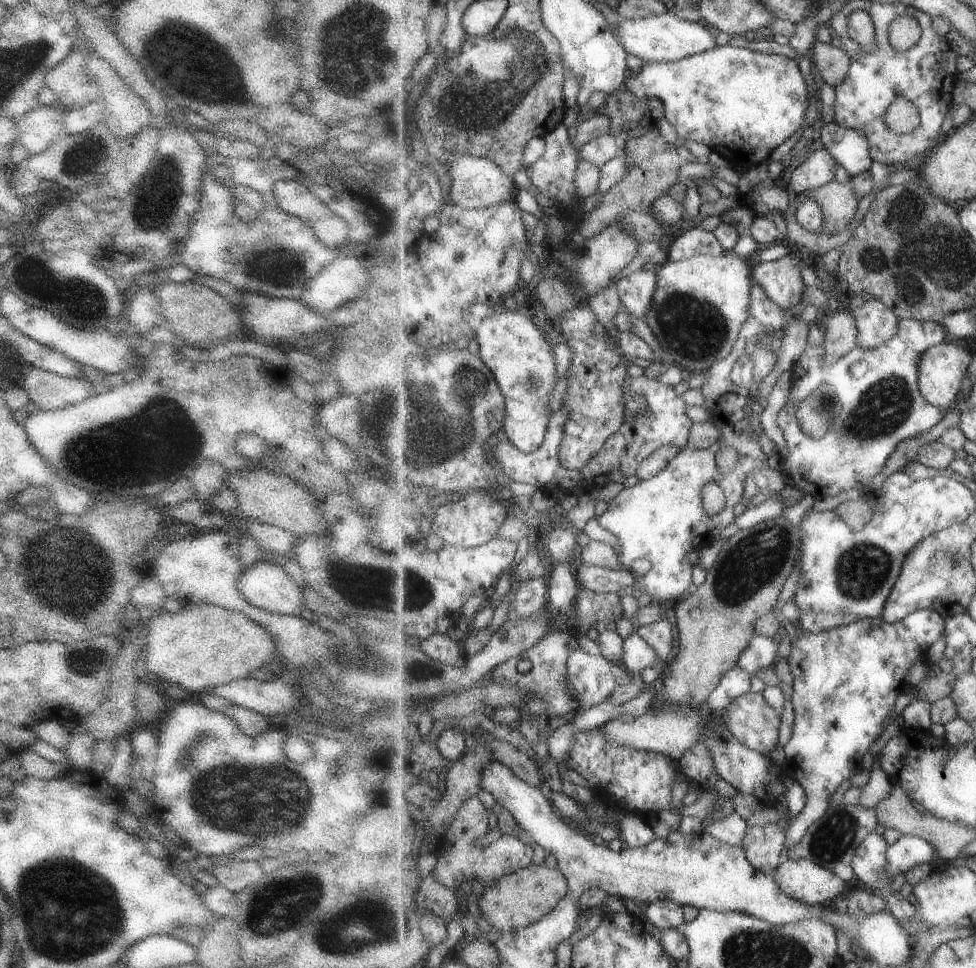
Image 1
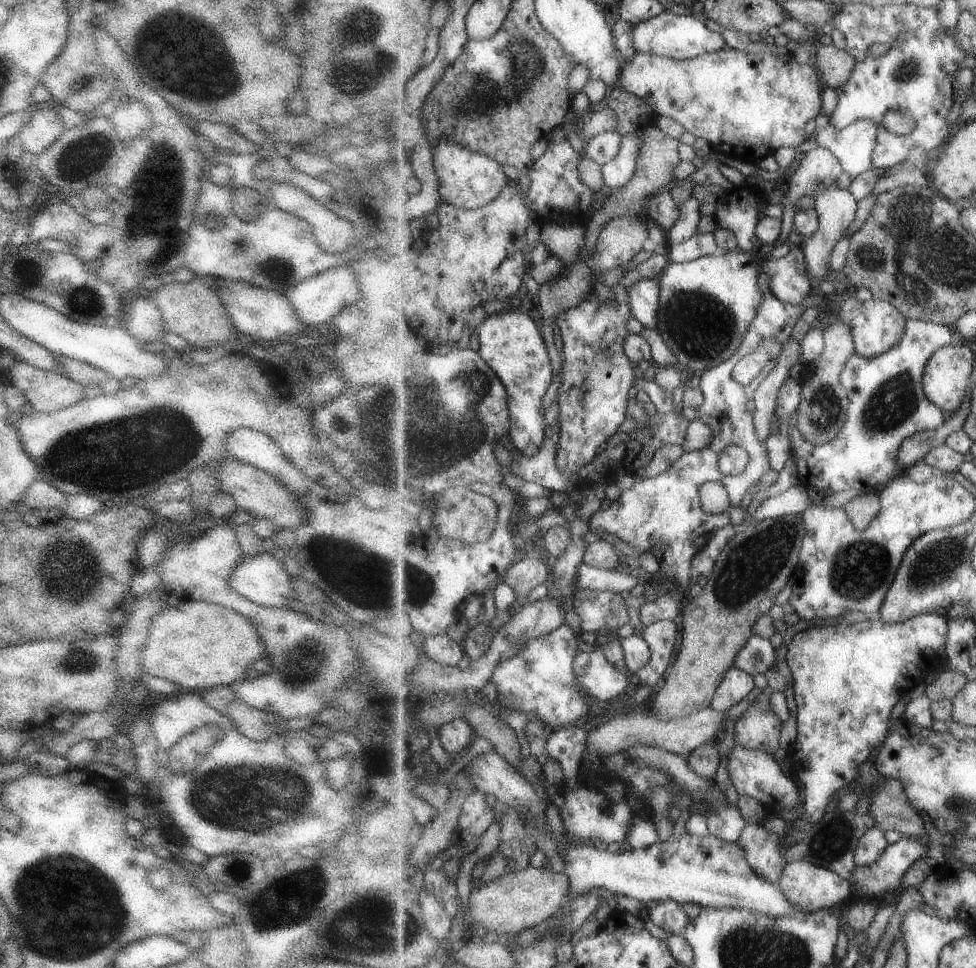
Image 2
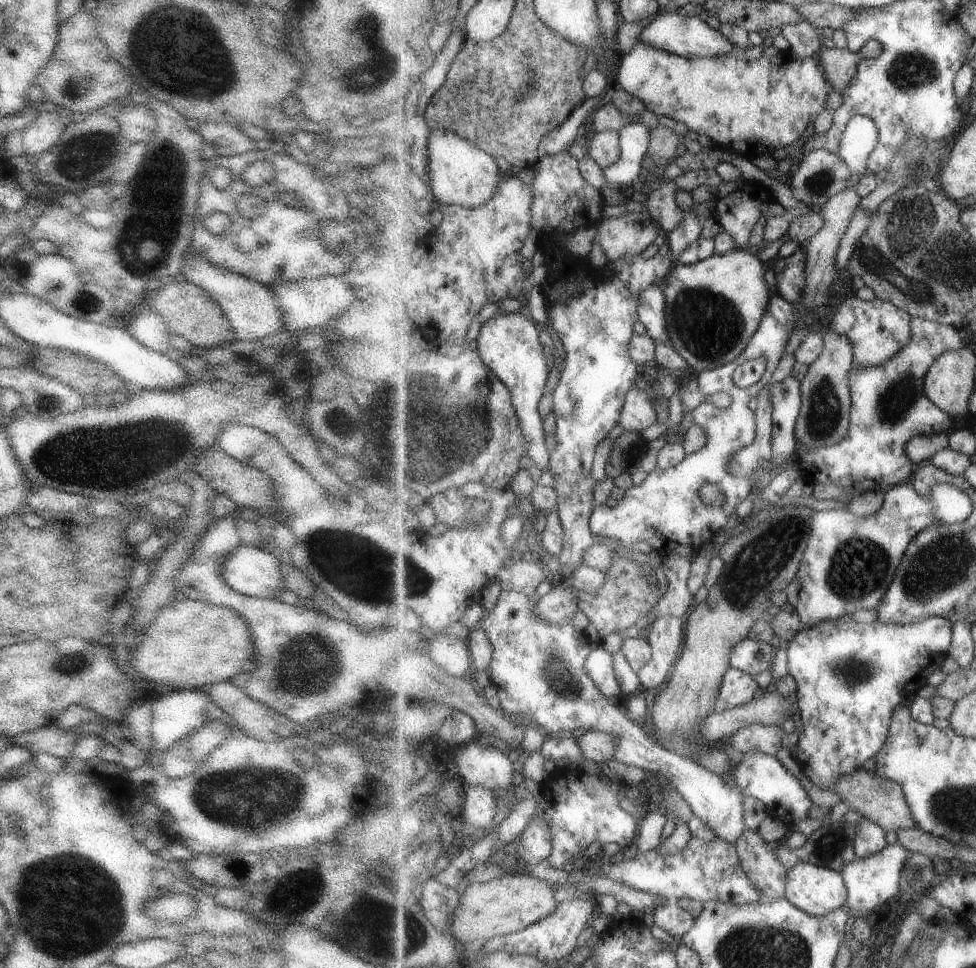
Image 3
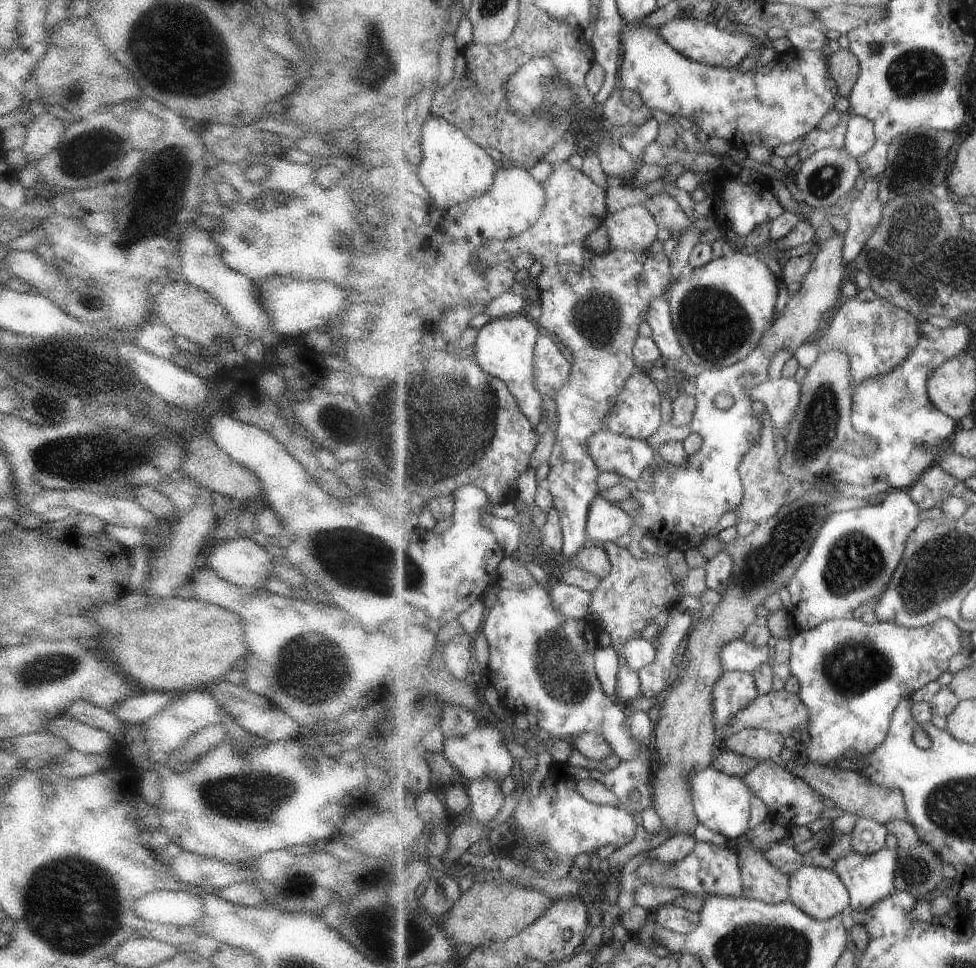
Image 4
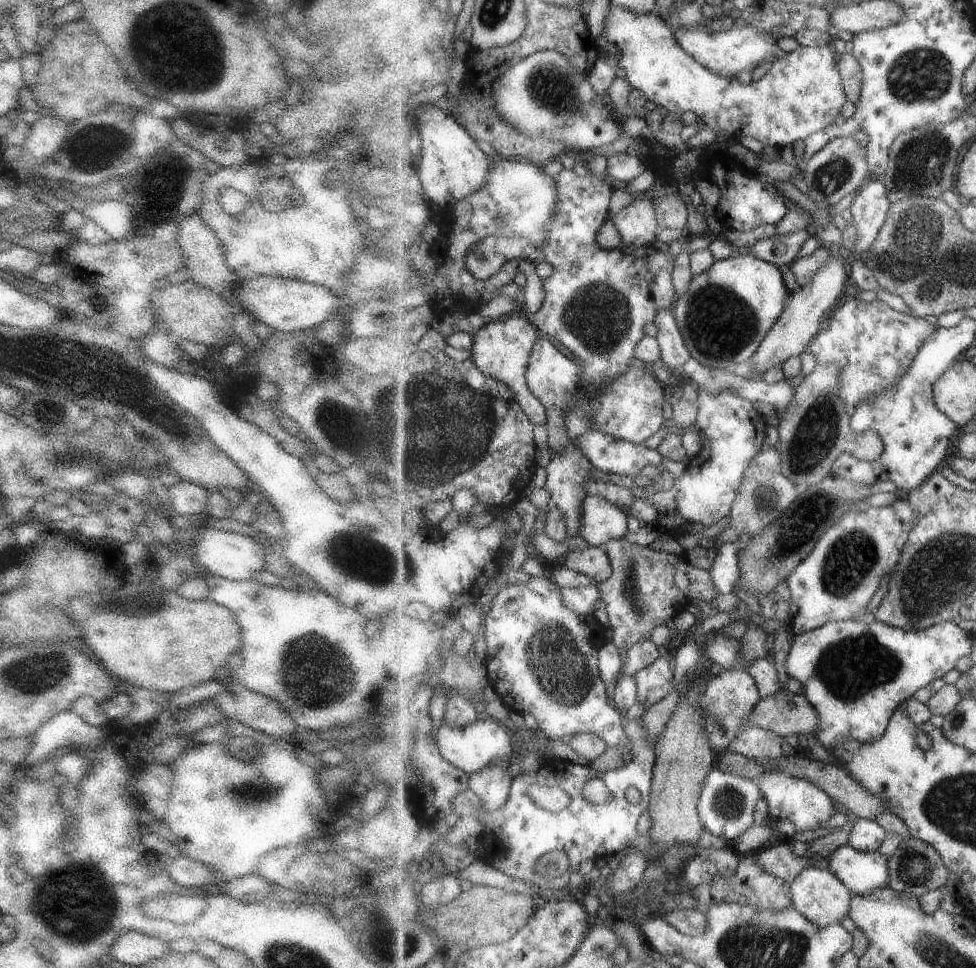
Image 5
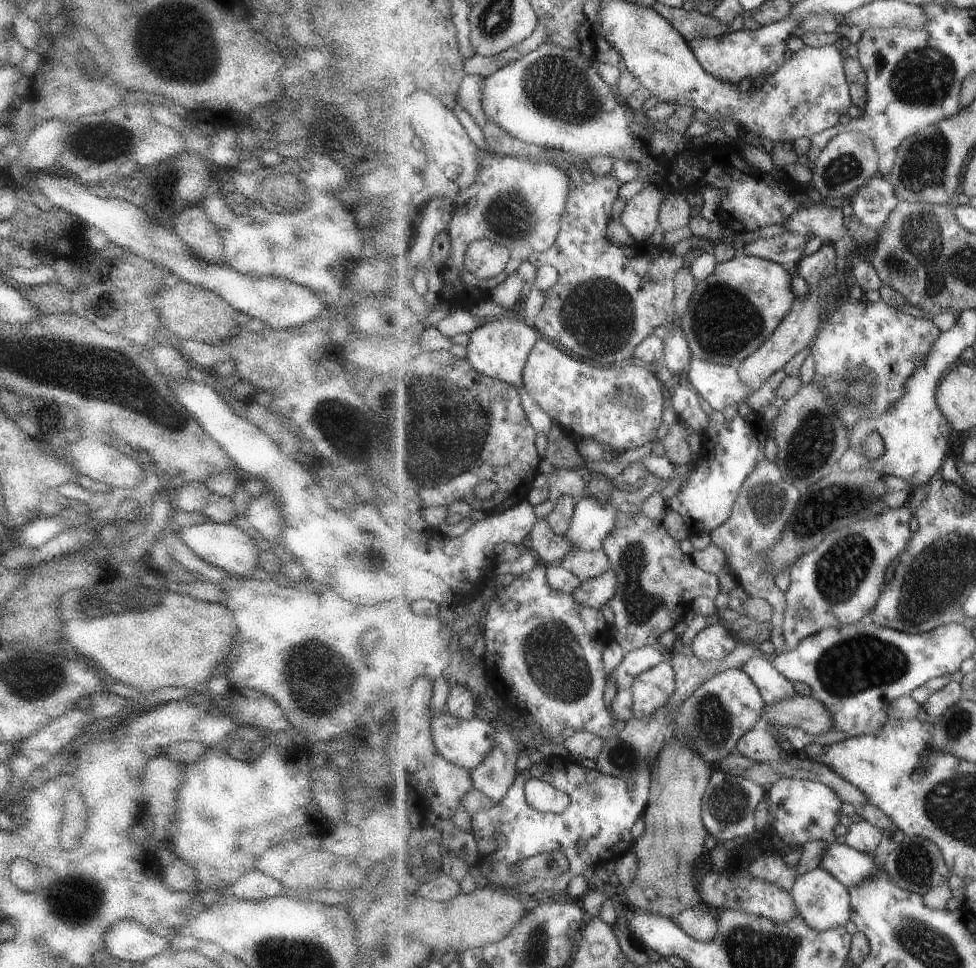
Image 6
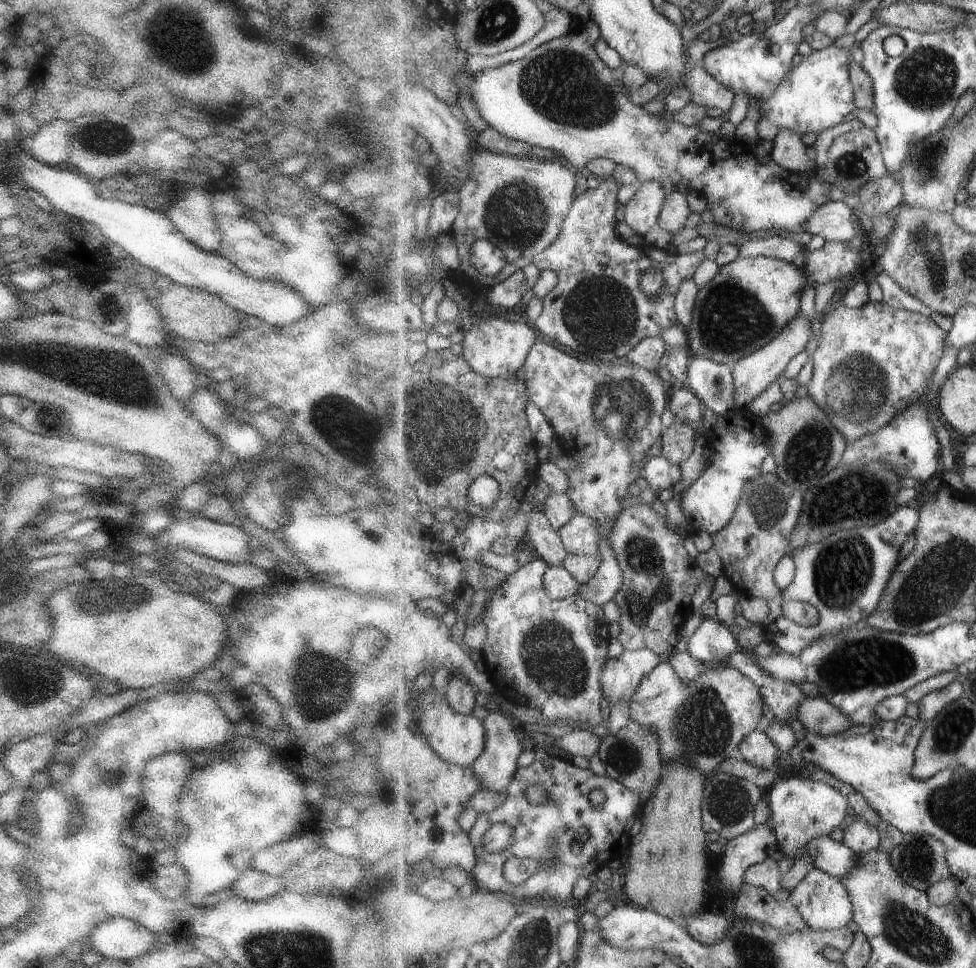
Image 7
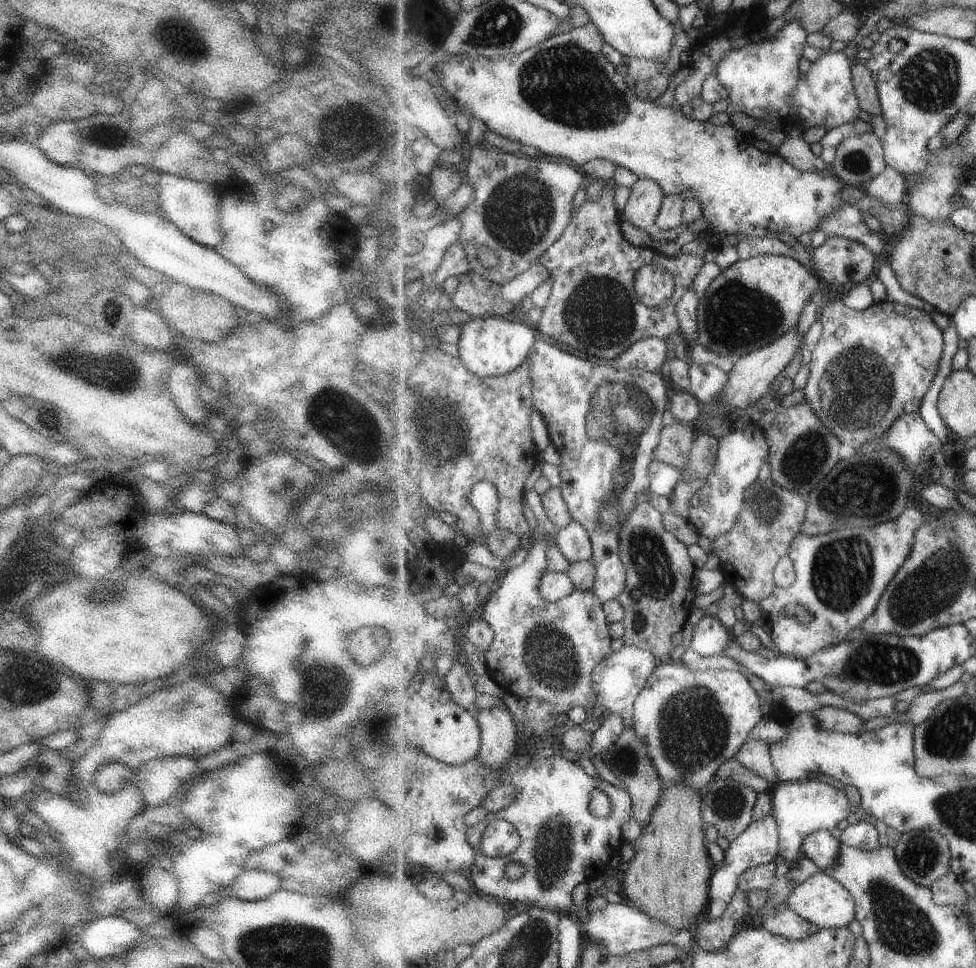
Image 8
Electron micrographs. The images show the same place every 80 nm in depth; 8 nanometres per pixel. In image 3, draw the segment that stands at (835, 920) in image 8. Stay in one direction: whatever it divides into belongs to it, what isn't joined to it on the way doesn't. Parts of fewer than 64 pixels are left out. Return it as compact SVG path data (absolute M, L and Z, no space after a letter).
M799 863L788 871L786 898L809 914L825 916L847 905L848 886L841 871Z

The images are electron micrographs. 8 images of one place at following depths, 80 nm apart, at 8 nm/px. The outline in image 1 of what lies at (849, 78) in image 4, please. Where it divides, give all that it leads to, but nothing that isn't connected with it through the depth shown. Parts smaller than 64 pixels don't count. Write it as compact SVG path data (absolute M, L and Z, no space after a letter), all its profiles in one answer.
M815 40L809 50L809 56L818 69L822 80L836 87L847 78L852 60L841 47L832 46L830 43L821 43Z

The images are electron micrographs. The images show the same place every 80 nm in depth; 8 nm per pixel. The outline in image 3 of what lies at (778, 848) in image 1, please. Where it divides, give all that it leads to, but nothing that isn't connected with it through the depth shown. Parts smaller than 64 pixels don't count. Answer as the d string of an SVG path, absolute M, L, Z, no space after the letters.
M746 829L736 842L740 863L744 866L745 872L753 883L760 888L760 893L765 901L780 901L786 898L786 884L788 870L777 858L775 846L765 842L765 839L754 830Z

